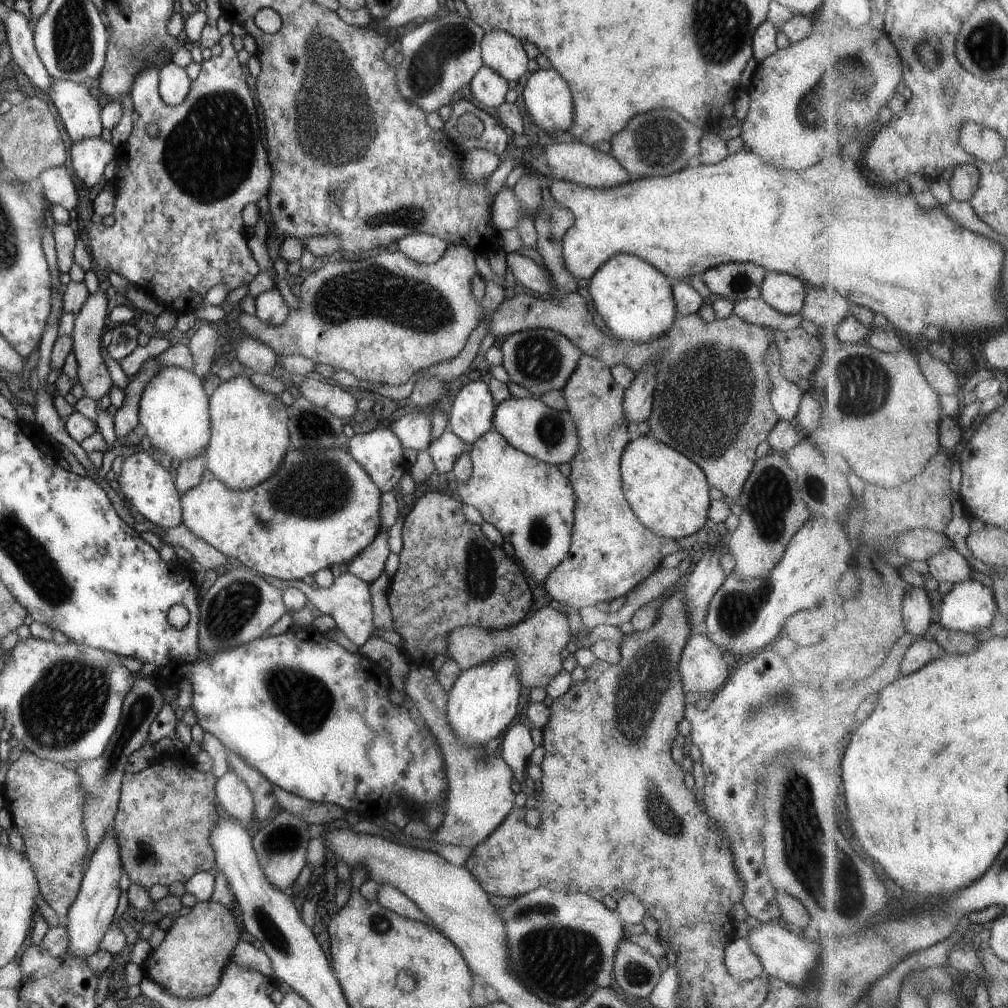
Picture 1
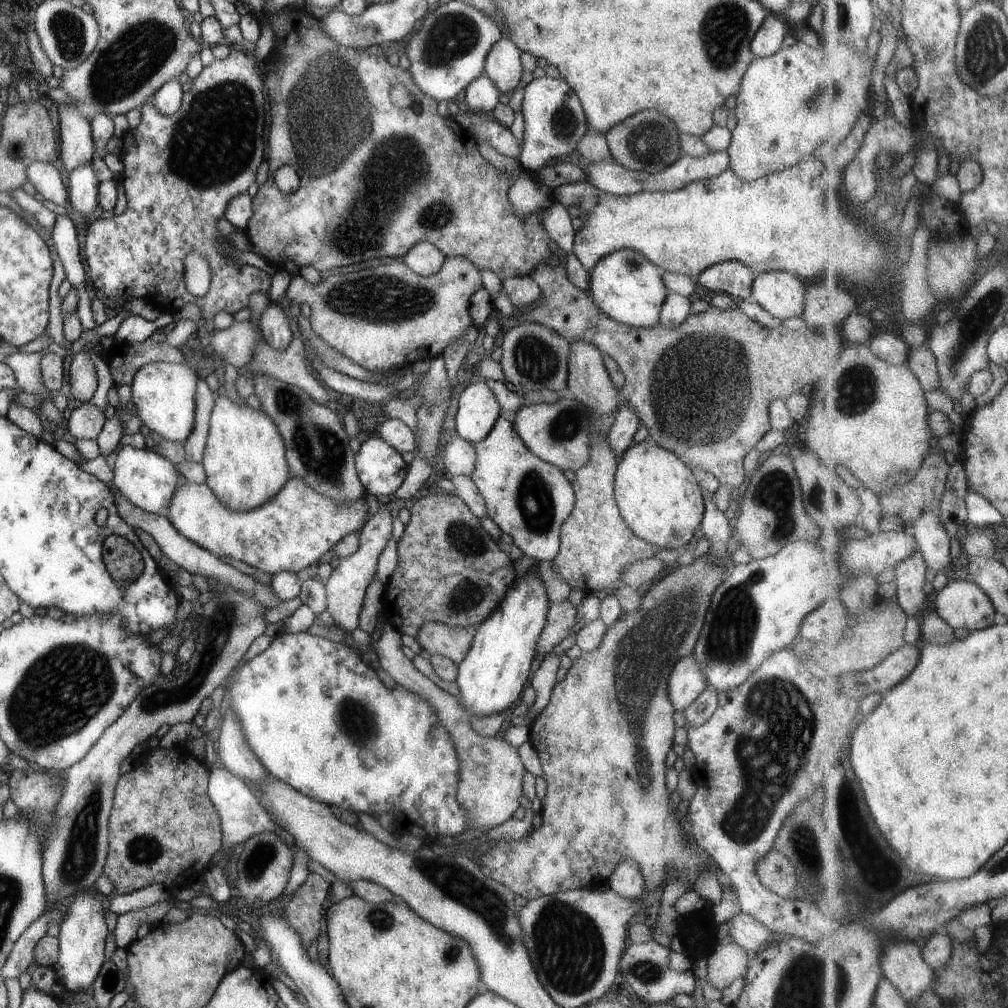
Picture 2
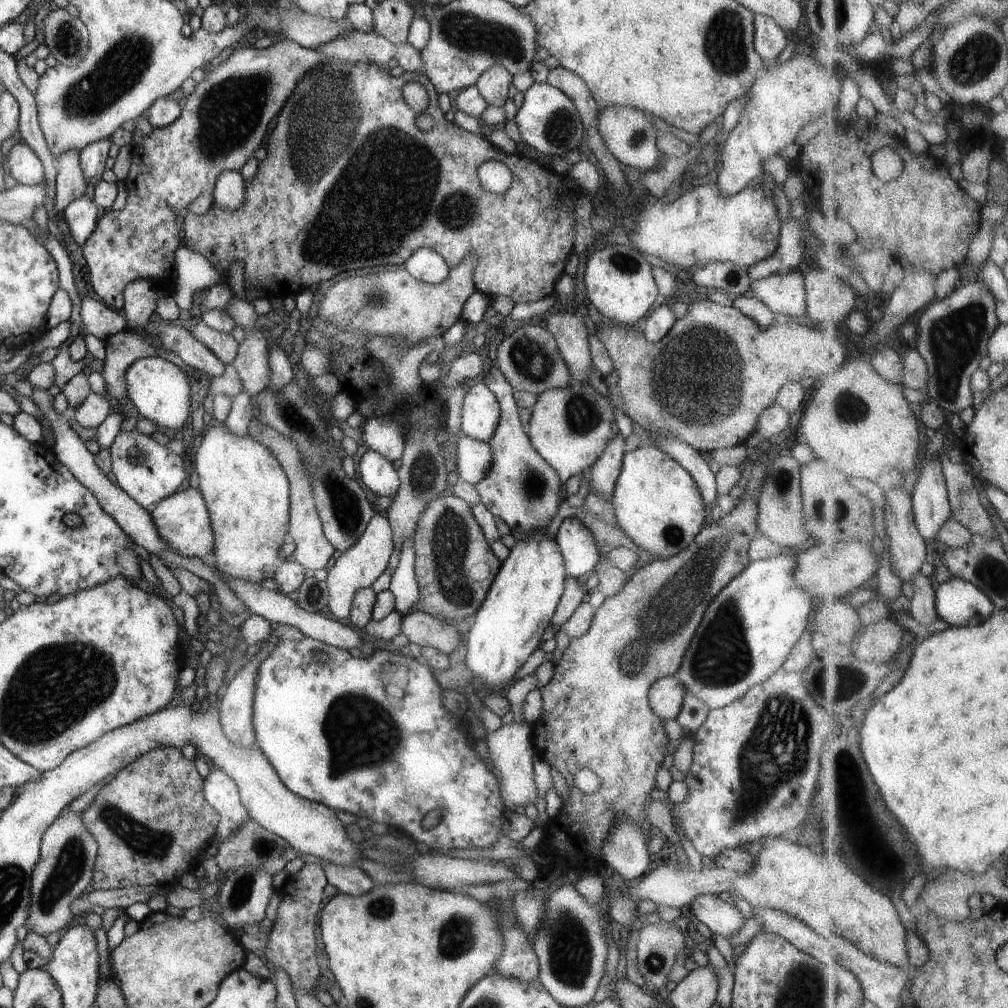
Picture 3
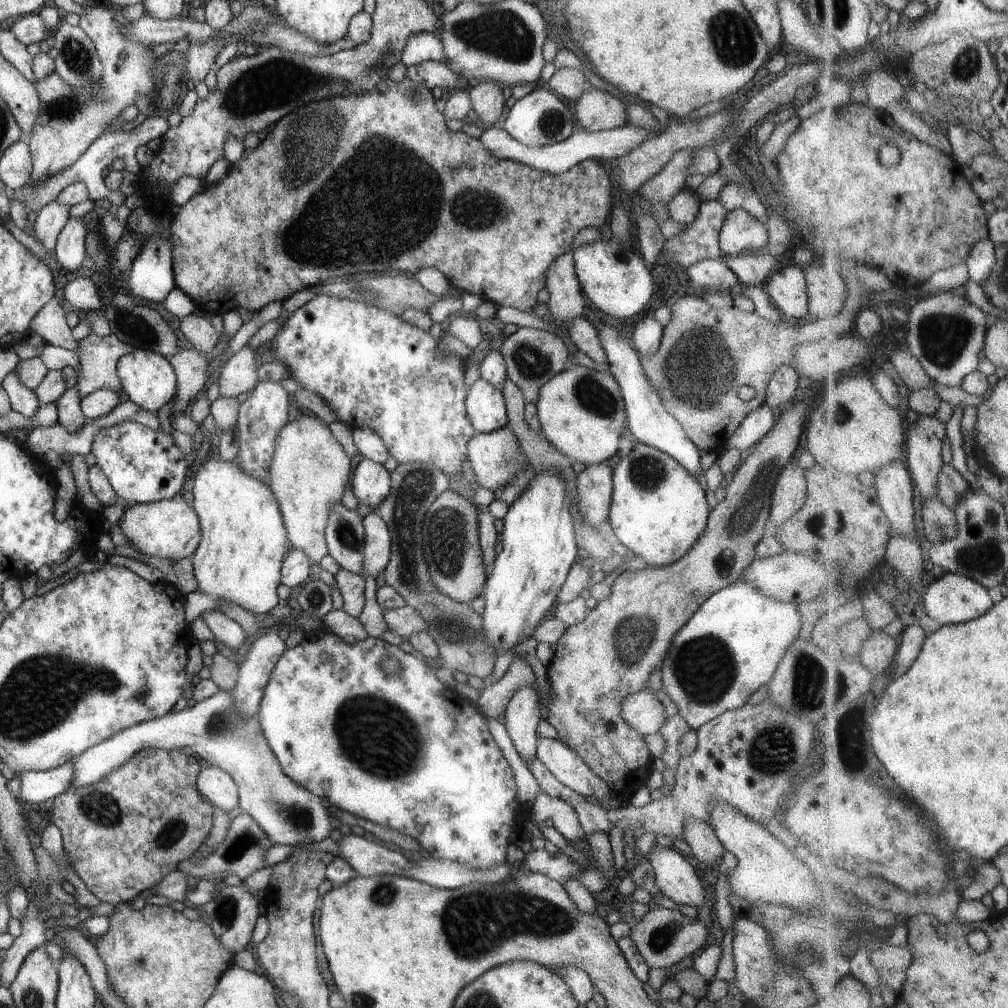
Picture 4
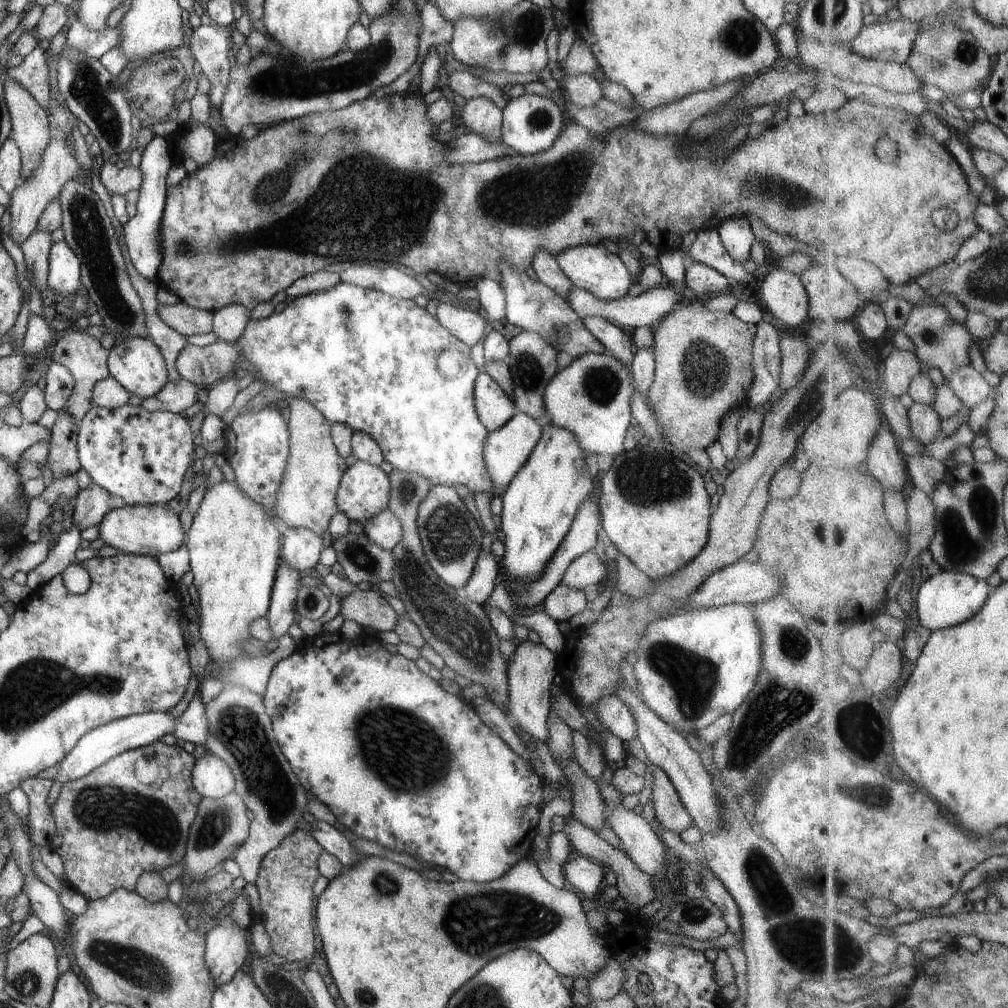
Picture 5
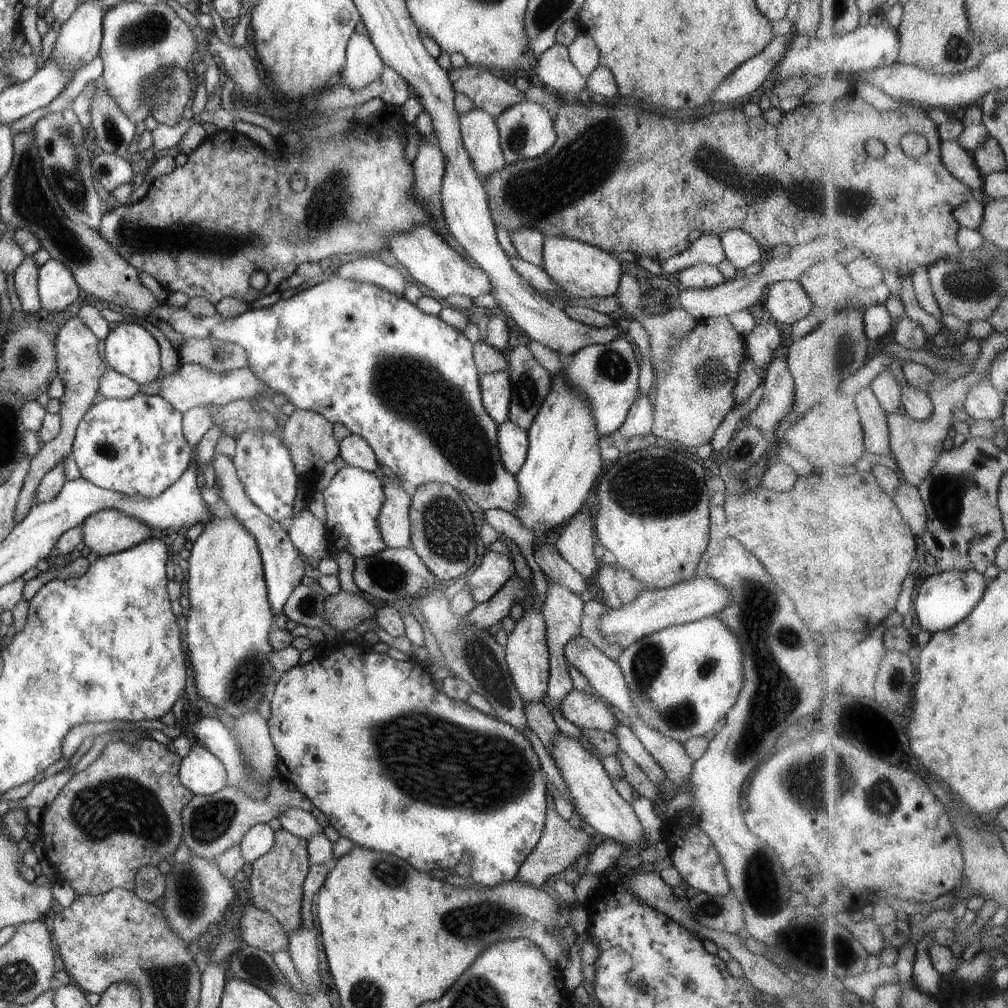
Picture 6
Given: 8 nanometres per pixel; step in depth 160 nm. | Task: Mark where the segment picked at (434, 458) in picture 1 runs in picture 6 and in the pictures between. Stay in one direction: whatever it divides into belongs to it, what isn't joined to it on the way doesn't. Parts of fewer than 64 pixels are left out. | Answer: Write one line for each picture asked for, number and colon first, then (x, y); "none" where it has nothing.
2: (458, 457)
3: (473, 459)
4: (495, 457)
5: (505, 450)
6: (512, 442)

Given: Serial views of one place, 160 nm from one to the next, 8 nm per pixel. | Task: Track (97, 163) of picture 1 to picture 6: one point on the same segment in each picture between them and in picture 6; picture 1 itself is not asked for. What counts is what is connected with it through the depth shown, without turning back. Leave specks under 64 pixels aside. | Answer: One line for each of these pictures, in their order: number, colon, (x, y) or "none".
2: (83, 186)
3: (80, 215)
4: (69, 249)
5: (63, 276)
6: (57, 288)

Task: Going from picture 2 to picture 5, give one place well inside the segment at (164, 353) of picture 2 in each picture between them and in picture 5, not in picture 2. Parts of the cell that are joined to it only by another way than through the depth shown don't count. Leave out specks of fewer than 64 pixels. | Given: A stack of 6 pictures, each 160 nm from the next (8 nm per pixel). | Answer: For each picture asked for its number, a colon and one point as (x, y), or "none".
3: (122, 349)
4: (97, 355)
5: (85, 357)

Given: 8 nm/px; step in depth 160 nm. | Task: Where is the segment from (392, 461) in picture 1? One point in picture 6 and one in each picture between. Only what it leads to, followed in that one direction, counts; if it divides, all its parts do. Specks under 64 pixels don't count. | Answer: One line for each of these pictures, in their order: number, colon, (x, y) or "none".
2: (381, 470)
3: (376, 473)
4: (370, 484)
5: (363, 491)
6: (352, 499)

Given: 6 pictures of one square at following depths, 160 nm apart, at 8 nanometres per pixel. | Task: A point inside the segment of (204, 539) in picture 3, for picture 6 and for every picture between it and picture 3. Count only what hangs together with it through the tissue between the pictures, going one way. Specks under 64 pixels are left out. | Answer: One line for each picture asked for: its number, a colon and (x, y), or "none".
4: (169, 528)
5: (154, 529)
6: (104, 532)

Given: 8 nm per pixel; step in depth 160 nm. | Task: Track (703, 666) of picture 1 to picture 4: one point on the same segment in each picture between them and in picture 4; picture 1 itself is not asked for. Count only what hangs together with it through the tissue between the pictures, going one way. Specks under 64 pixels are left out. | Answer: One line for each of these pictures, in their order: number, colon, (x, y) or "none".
2: (686, 681)
3: (665, 695)
4: (641, 710)

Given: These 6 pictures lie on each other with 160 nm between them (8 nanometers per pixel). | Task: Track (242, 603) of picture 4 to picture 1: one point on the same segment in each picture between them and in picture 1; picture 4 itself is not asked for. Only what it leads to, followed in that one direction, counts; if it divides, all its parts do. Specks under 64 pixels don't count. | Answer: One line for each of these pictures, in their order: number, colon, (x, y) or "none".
1: (249, 436)
2: (244, 461)
3: (246, 492)

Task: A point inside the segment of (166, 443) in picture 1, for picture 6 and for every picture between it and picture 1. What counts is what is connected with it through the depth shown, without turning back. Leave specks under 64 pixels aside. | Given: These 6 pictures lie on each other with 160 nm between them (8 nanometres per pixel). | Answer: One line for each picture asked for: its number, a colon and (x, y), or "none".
2: (163, 394)
3: (160, 391)
4: (147, 378)
5: (136, 364)
6: (129, 348)

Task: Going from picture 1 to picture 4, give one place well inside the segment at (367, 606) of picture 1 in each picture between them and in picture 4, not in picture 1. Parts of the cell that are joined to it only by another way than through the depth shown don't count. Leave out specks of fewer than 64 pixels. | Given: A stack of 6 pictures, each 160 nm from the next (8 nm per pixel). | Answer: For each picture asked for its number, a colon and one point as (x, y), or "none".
2: (345, 588)
3: (356, 568)
4: (376, 549)

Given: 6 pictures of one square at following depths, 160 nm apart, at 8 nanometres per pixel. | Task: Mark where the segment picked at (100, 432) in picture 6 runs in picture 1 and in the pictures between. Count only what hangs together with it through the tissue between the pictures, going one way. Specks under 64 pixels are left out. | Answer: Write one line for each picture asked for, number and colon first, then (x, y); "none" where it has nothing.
1: (147, 486)
2: (147, 480)
3: (148, 472)
4: (142, 465)
5: (139, 457)

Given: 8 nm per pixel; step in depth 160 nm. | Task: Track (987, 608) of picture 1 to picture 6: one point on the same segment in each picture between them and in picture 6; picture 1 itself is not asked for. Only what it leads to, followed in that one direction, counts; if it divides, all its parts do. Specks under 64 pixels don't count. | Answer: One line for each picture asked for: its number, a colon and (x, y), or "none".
2: (962, 604)
3: (959, 603)
4: (952, 599)
5: (951, 598)
6: (943, 600)

